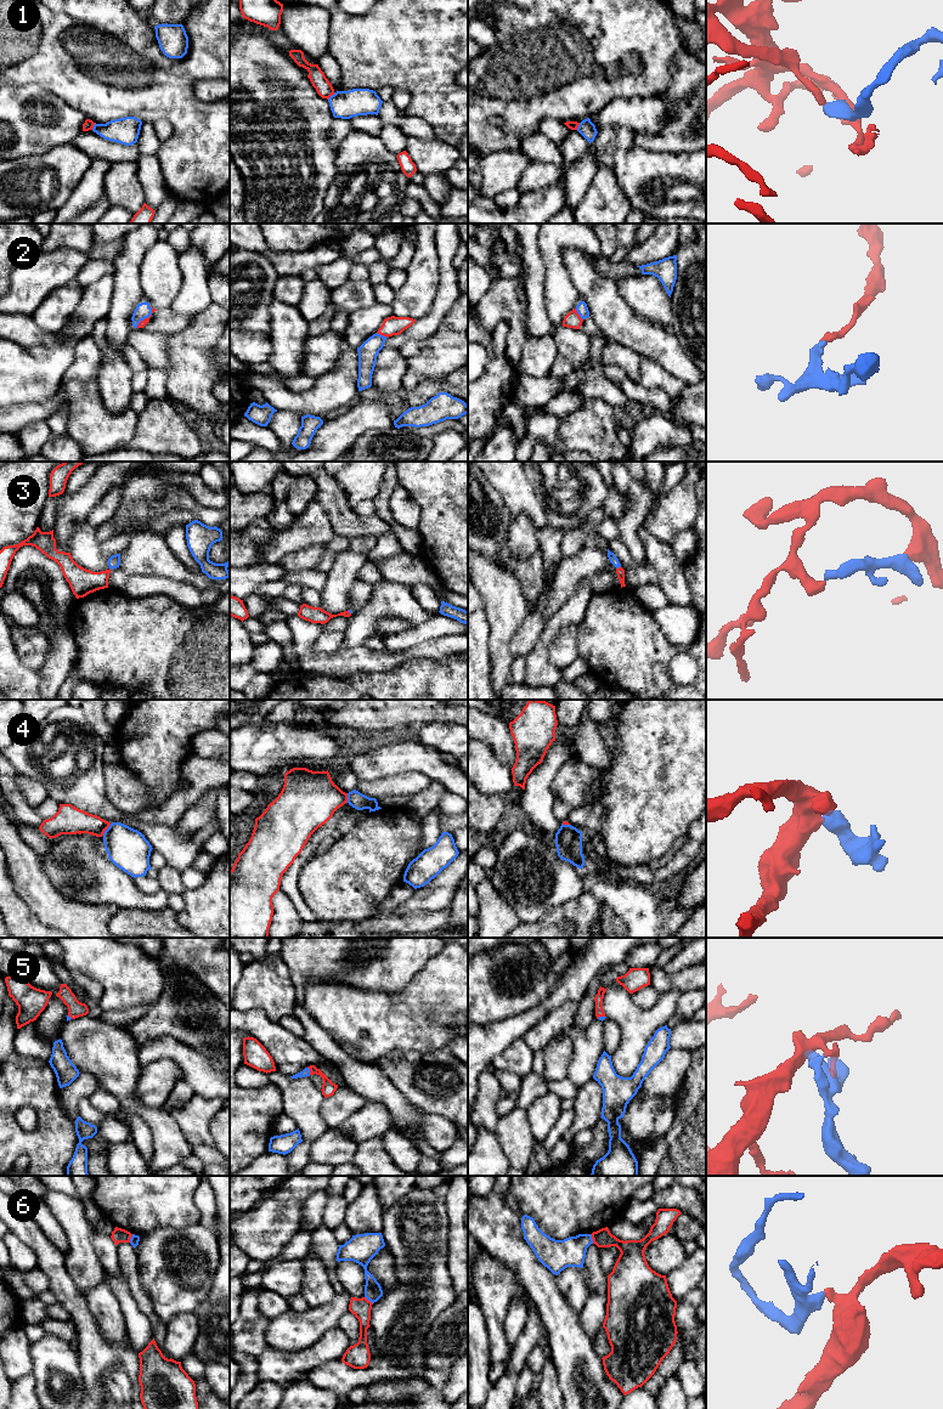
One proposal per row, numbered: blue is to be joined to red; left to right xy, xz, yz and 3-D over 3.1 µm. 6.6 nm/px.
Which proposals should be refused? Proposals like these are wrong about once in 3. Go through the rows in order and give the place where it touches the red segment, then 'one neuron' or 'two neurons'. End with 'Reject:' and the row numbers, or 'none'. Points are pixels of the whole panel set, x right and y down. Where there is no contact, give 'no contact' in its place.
1: meets red in xz at (331, 95); two neurons
2: meets red in yz at (579, 315); one neuron
3: meets red in yz at (619, 567); one neuron
4: meets red in xy at (106, 829); two neurons
5: meets red in xz at (310, 1070); one neuron
6: meets red in yz at (592, 1238); two neurons
Reject: 1, 4, 6

